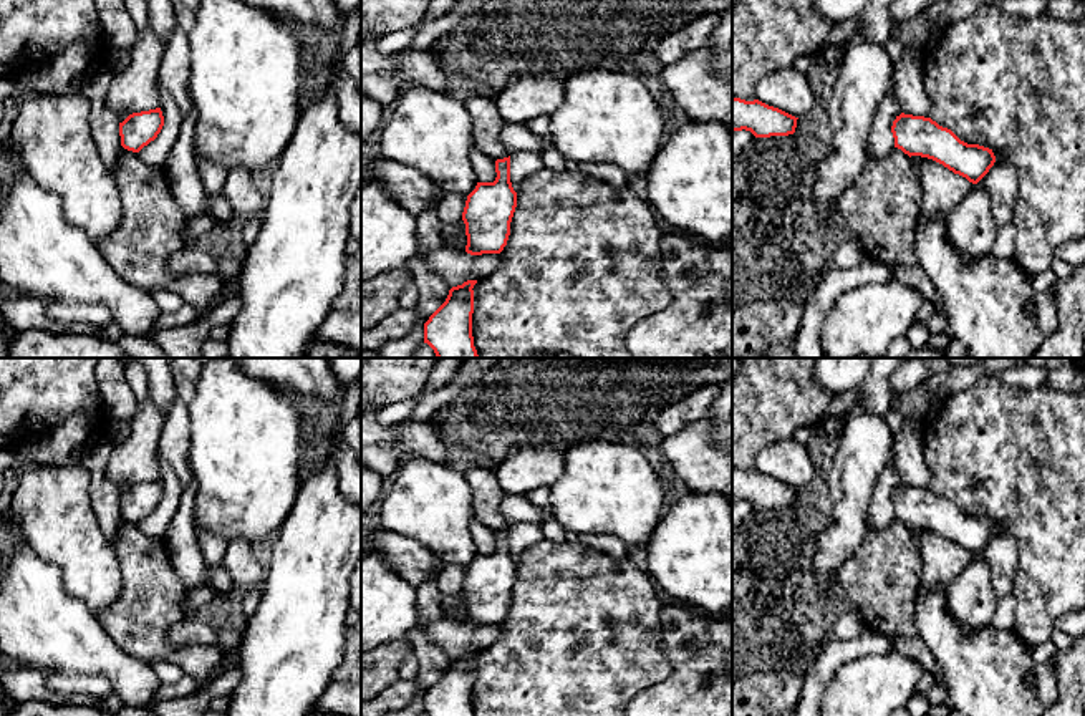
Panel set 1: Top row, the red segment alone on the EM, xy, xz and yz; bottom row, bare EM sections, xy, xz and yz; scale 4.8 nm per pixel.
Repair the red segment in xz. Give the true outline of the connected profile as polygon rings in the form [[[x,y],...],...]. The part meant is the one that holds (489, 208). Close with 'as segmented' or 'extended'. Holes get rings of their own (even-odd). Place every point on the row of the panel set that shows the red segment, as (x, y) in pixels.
[[[510,156],[495,161],[494,182],[477,182],[467,196],[462,220],[470,255],[500,254],[510,235],[517,192],[510,182]]]; as segmented

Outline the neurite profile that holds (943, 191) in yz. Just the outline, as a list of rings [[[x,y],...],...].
[[[923,159],[914,169],[923,191],[921,215],[926,220],[939,217],[948,222],[949,214],[962,204],[974,184],[933,159]]]

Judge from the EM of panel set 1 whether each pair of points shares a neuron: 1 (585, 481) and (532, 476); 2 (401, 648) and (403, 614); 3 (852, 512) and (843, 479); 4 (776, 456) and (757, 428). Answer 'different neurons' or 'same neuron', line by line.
1: different neurons
2: different neurons
3: same neuron
4: different neurons

